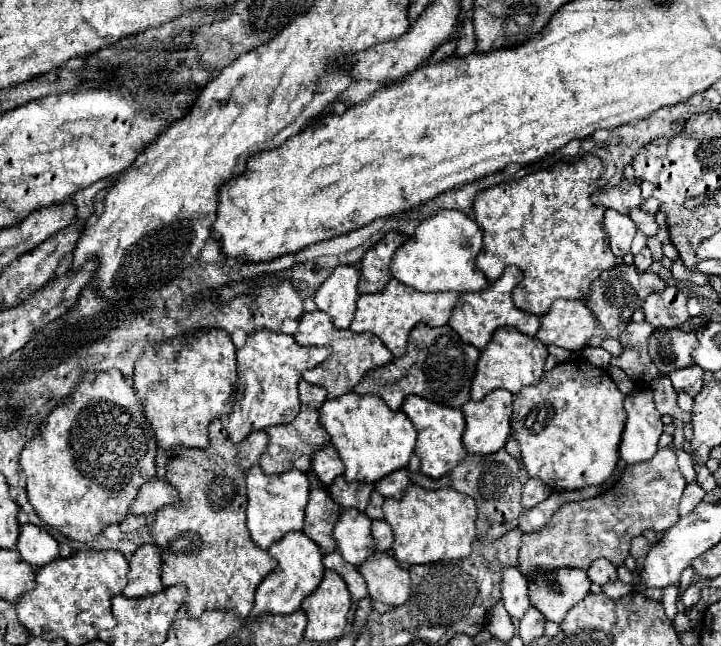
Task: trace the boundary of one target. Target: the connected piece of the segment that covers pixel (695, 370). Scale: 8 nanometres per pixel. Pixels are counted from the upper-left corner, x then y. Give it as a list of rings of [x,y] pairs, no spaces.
[[[691,365],[691,367],[685,367],[685,369],[673,371],[669,377],[671,377],[673,389],[677,393],[687,393],[687,395],[695,397],[703,387],[703,373],[705,371],[701,367]]]

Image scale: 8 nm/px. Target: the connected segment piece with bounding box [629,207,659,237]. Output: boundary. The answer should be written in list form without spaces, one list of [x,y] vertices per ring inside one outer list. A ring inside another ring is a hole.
[[[637,207],[637,209],[629,211],[629,217],[635,221],[637,229],[641,229],[647,237],[657,235],[659,225],[655,223],[655,215],[653,215],[653,213],[647,213],[647,211],[643,211],[643,209],[639,209],[639,207]]]

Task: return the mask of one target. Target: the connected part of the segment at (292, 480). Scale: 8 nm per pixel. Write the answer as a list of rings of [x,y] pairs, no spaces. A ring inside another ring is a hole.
[[[253,465],[247,471],[247,499],[247,527],[251,531],[251,539],[261,549],[269,549],[289,531],[303,529],[303,511],[309,501],[309,479],[297,469],[281,475],[265,475],[259,465]]]

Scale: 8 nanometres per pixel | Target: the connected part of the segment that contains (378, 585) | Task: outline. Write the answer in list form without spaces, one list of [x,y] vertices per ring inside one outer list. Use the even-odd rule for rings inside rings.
[[[373,553],[361,567],[359,573],[365,577],[369,595],[387,605],[401,605],[407,601],[411,591],[409,571],[401,569],[397,561],[387,553]]]

